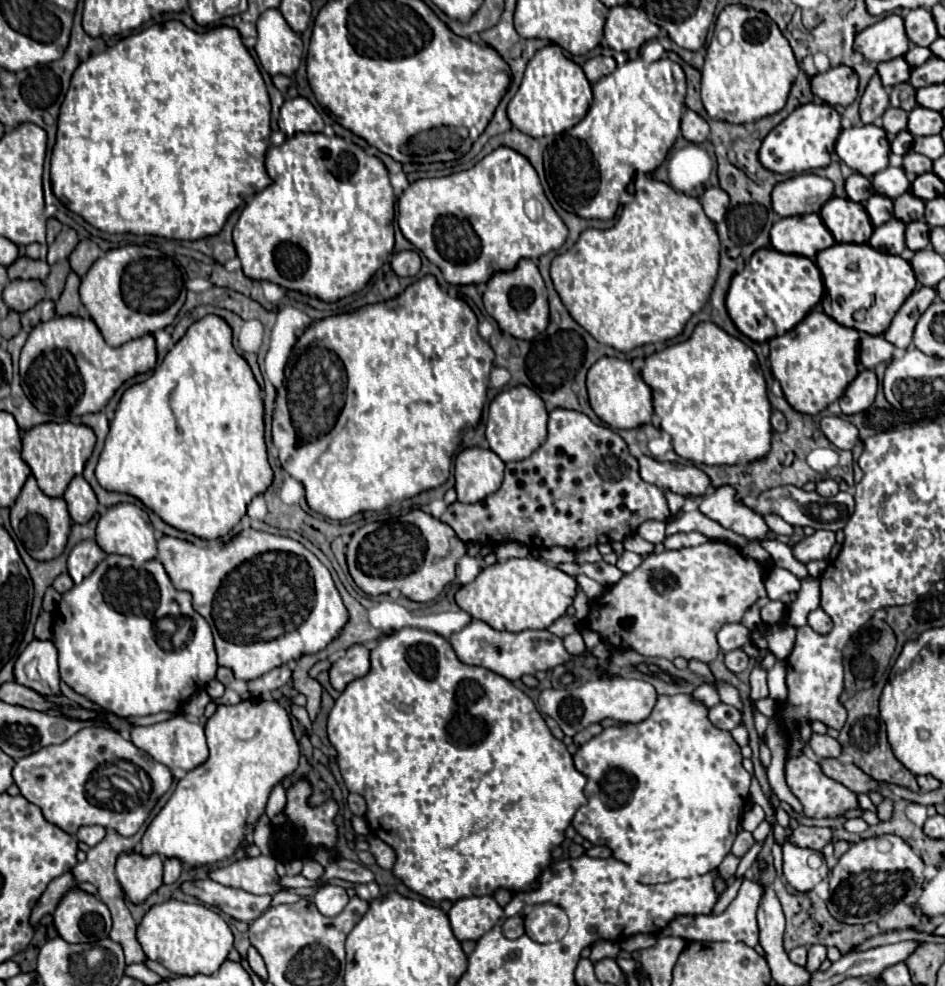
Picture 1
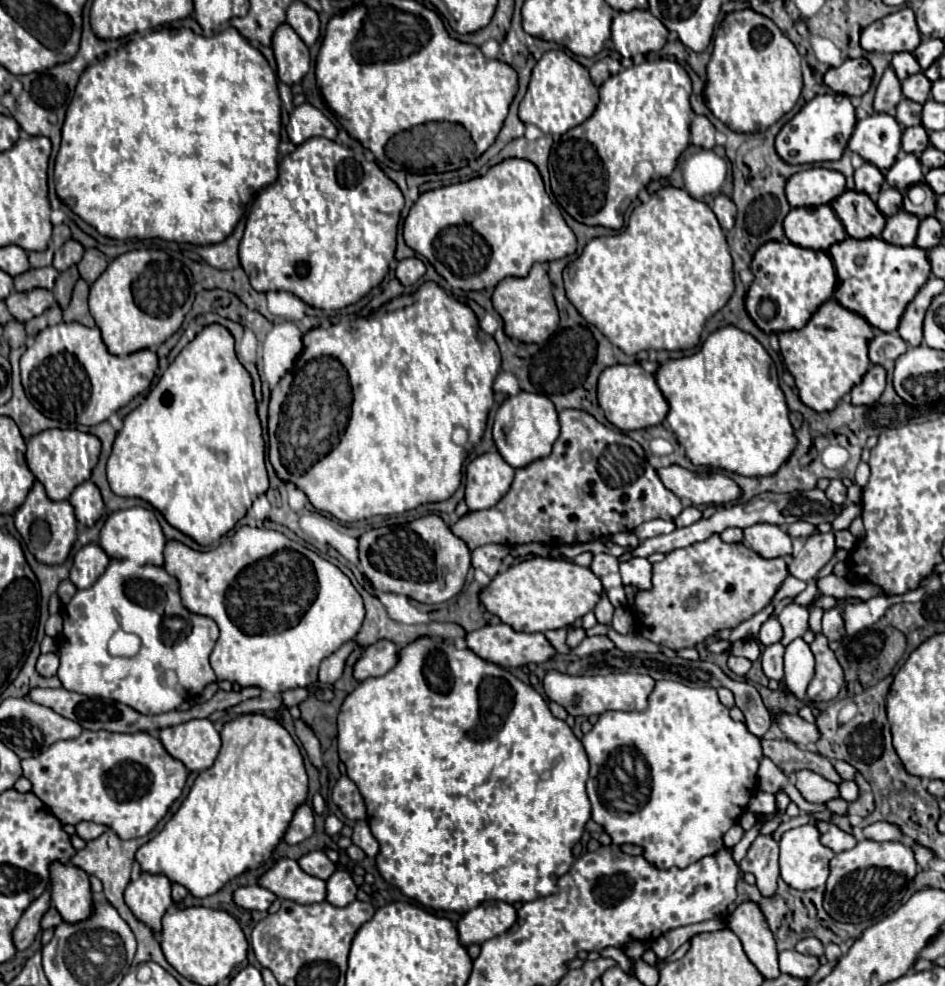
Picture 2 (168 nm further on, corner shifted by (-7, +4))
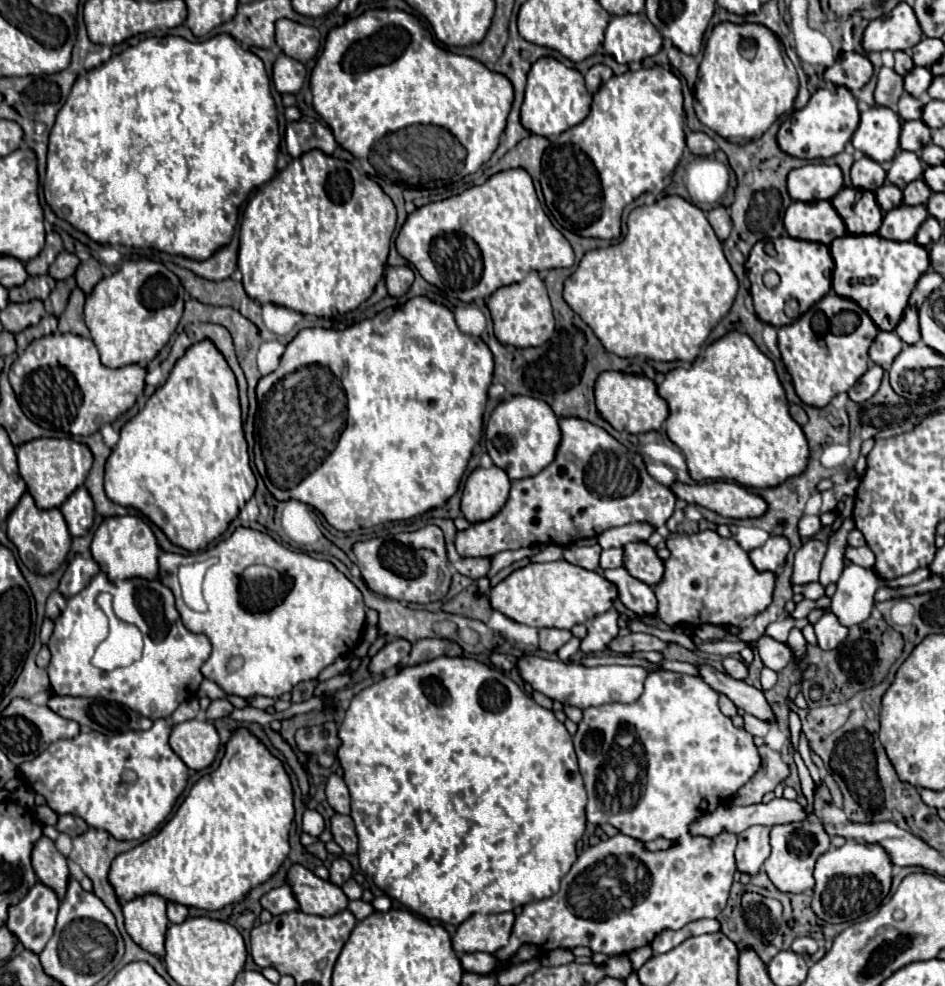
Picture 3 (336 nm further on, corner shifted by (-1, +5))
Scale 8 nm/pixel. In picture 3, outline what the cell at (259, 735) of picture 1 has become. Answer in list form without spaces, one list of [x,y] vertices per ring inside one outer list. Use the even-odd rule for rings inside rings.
[[[238,727],[226,741],[226,751],[218,769],[202,775],[194,783],[174,817],[160,829],[160,833],[134,849],[120,853],[120,857],[112,861],[112,887],[122,901],[130,901],[144,893],[156,893],[186,907],[206,911],[222,909],[228,903],[240,901],[252,887],[278,871],[290,851],[288,831],[292,819],[294,789],[284,763],[276,759],[250,729]]]

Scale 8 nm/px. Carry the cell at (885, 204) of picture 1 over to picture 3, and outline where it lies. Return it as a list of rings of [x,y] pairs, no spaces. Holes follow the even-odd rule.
[[[884,183],[884,185],[876,191],[876,201],[878,201],[880,209],[882,209],[884,213],[888,213],[890,209],[902,205],[902,191],[900,191],[896,185],[892,185],[892,183]]]

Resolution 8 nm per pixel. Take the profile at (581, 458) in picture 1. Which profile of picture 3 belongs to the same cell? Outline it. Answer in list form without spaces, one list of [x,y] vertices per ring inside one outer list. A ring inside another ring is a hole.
[[[562,417],[560,429],[562,429],[562,441],[558,445],[554,461],[548,467],[544,467],[538,475],[512,481],[508,501],[492,519],[472,523],[466,531],[456,533],[454,543],[460,557],[484,557],[484,555],[492,557],[504,549],[534,547],[536,543],[566,547],[570,543],[576,543],[578,539],[598,537],[602,531],[610,527],[628,525],[636,521],[646,521],[656,527],[666,525],[666,521],[674,513],[676,495],[668,487],[650,477],[638,453],[628,451],[610,433],[578,417]]]

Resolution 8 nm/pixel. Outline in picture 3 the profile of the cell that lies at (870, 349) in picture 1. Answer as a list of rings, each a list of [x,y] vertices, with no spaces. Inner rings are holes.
[[[878,331],[870,345],[870,359],[878,365],[892,365],[894,357],[902,351],[902,341],[894,331]]]

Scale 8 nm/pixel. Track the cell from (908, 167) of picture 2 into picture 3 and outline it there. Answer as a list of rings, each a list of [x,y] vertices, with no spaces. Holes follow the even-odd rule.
[[[898,151],[896,157],[890,163],[890,169],[886,173],[886,179],[890,183],[894,183],[896,187],[904,189],[904,185],[908,185],[914,179],[920,179],[924,173],[922,161],[916,153],[912,151]]]

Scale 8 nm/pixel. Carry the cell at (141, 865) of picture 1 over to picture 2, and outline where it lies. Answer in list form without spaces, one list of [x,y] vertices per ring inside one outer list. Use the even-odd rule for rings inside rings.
[[[140,874],[140,878],[128,884],[124,900],[142,924],[146,924],[152,932],[160,932],[160,920],[172,906],[170,880],[162,874]]]

